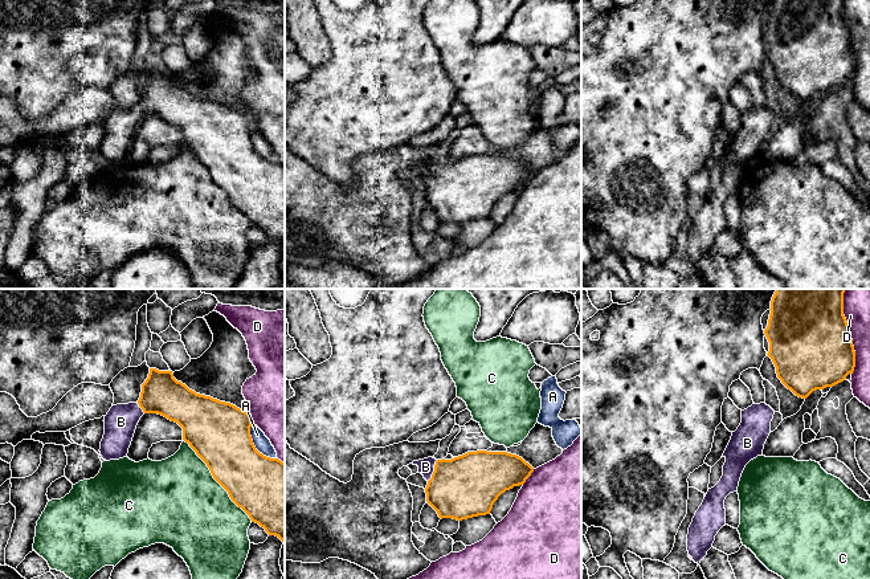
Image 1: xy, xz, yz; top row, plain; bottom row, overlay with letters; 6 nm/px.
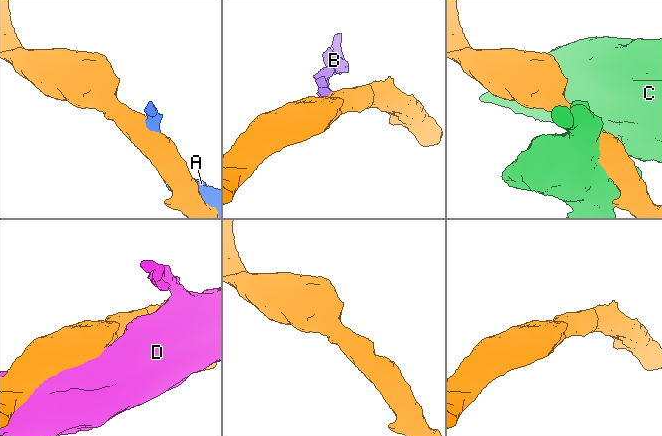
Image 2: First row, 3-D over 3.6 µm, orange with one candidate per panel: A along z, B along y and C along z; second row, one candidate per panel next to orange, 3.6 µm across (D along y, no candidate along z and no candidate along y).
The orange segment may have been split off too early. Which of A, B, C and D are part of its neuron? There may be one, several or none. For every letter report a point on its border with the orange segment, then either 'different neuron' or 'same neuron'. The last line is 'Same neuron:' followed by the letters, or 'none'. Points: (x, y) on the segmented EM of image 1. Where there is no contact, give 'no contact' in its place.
A: xy (254, 447) | different neuron
B: xz (434, 471) | same neuron
C: xy (215, 478) | different neuron
D: yz (849, 331) | different neuron
Same neuron: B

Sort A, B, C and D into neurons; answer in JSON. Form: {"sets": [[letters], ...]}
{"sets": [["A"], ["B"], ["C"], ["D"]]}

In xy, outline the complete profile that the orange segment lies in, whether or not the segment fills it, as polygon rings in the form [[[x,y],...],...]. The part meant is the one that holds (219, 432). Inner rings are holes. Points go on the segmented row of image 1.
[[[150,368],[136,403],[117,404],[105,416],[101,441],[103,460],[127,457],[136,425],[144,413],[158,413],[183,428],[183,440],[207,464],[213,478],[228,492],[230,500],[269,535],[285,543],[285,462],[260,453],[252,440],[252,417],[236,405],[196,394],[173,378],[172,371]]]

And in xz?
[[[487,450],[467,452],[452,460],[428,457],[412,464],[418,466],[418,473],[428,481],[426,502],[441,519],[457,521],[490,514],[494,502],[502,493],[523,485],[534,472],[534,468],[516,454]]]

